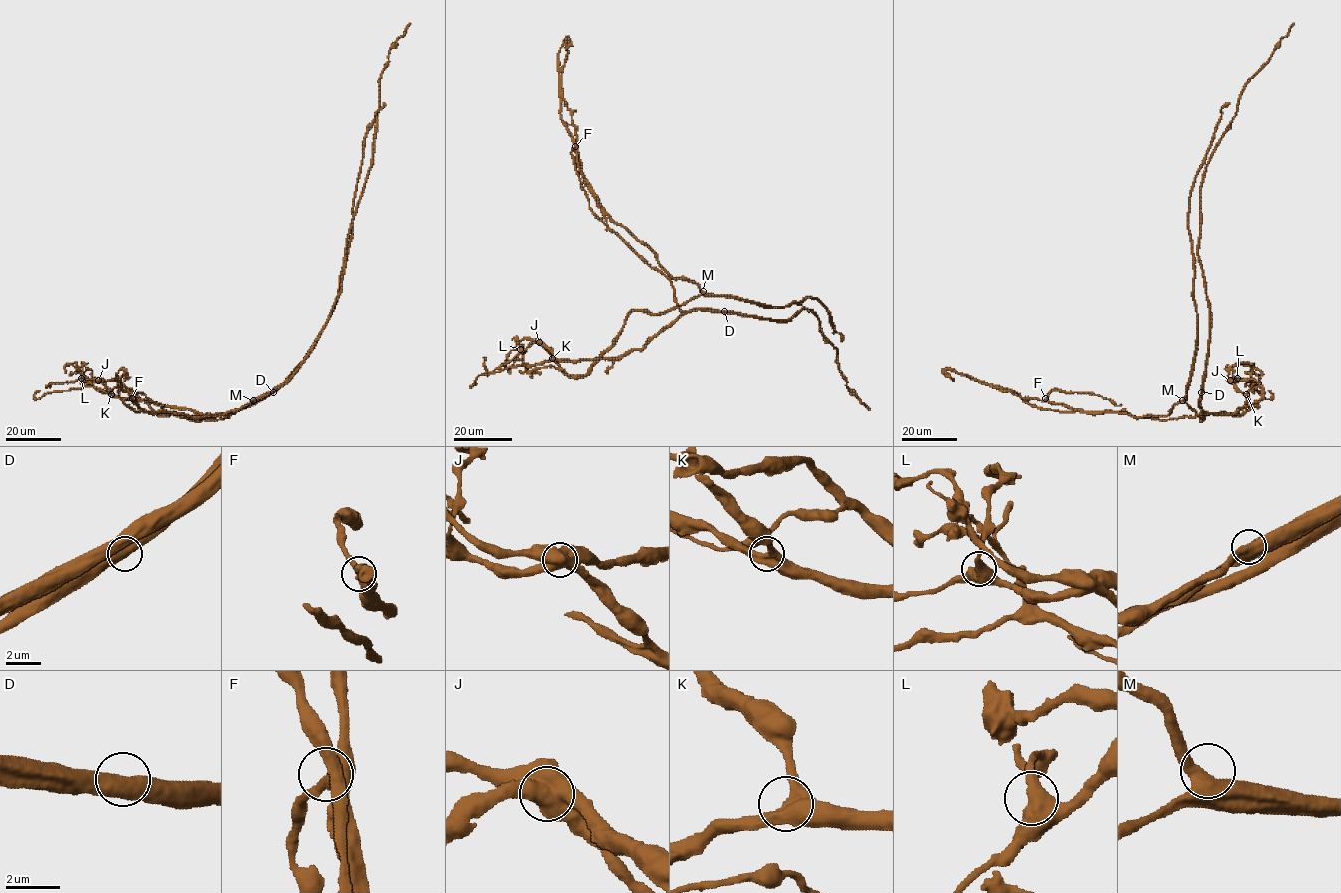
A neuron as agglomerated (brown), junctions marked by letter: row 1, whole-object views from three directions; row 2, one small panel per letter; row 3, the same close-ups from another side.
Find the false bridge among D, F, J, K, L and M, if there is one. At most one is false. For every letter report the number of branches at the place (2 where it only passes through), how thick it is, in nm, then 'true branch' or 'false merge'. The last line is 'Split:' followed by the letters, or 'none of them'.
D: branches 2; calibre 550 nm; true branch
F: branches 2; calibre 440 nm; true branch
J: branches 2; calibre 800 nm; false merge
K: branches 3; calibre 480 nm; true branch
L: branches 2; calibre 550 nm; true branch
M: branches 2; calibre 550 nm; true branch
Split: J

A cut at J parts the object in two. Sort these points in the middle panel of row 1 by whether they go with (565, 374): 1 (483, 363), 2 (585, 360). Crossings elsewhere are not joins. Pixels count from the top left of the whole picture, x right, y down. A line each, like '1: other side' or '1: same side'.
1: same side
2: other side

